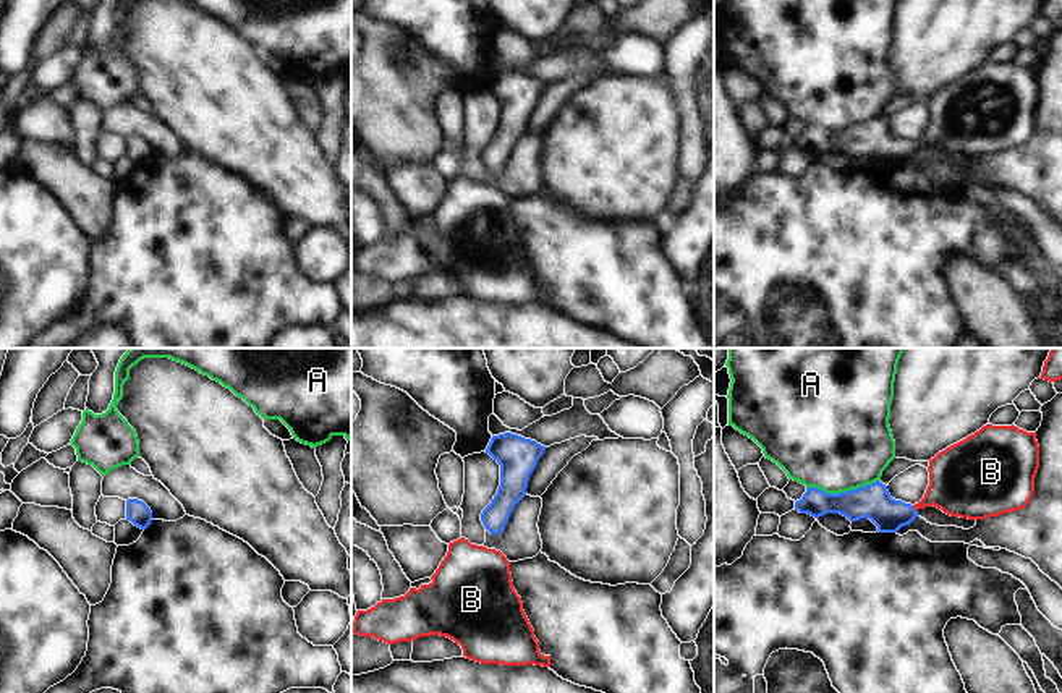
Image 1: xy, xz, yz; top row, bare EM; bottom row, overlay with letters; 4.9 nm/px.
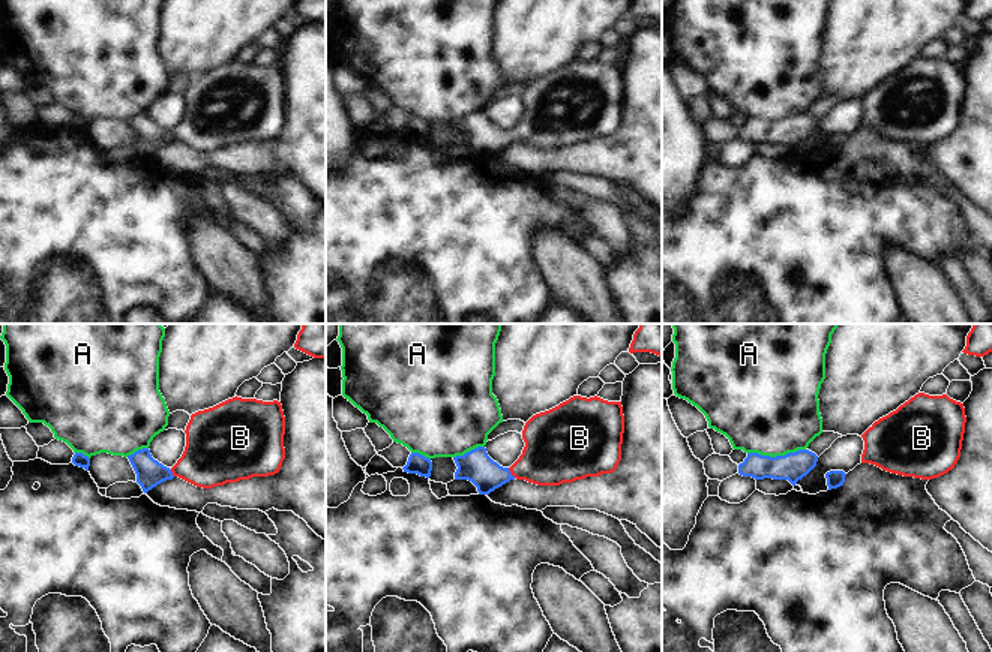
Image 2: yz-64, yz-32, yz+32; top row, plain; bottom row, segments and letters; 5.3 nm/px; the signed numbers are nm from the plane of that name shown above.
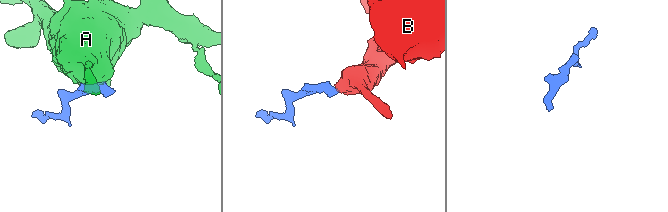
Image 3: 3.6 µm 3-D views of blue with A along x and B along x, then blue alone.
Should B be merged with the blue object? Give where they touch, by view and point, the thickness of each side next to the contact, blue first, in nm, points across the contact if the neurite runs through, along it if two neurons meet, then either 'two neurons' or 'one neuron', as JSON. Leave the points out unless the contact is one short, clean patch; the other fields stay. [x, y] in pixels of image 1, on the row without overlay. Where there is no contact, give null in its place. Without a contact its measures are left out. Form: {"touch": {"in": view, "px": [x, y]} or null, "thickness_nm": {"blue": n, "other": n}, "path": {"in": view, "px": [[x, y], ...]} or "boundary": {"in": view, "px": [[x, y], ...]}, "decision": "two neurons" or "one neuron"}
{"touch": {"in": "yz", "px": [913, 146]}, "thickness_nm": {"blue": 180, "other": 280}, "path": {"in": "yz", "px": [[873, 138], [881, 146], [913, 146], [957, 122]]}, "decision": "one neuron"}

